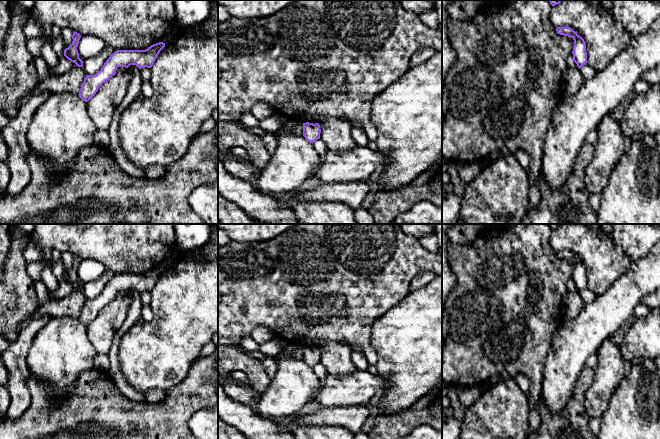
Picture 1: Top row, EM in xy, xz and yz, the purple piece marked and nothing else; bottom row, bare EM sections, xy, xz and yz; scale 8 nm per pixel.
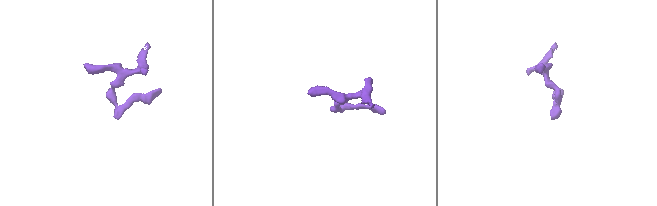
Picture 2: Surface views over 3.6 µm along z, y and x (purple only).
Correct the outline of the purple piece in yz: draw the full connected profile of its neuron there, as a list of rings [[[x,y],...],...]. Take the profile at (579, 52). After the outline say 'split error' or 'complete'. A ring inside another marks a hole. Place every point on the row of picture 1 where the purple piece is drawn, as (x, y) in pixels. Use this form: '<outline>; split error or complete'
[[[557,27],[556,31],[560,35],[571,37],[574,40],[572,60],[577,64],[577,67],[580,69],[583,65],[587,63],[587,52],[584,39],[570,27]]]; complete

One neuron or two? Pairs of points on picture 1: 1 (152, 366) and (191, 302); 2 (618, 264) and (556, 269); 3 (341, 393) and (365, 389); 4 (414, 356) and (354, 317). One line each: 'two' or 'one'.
1: one
2: two
3: one
4: two

